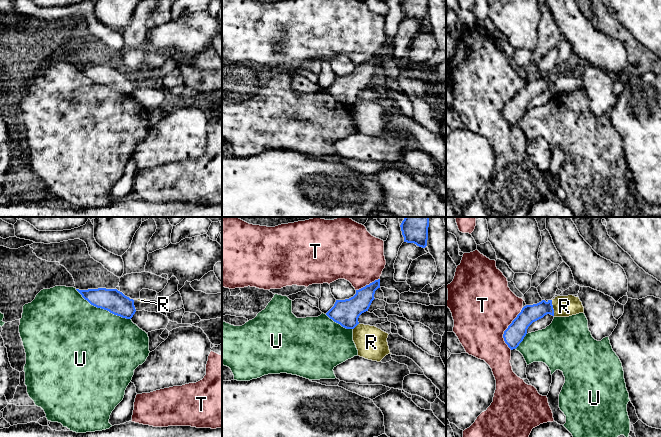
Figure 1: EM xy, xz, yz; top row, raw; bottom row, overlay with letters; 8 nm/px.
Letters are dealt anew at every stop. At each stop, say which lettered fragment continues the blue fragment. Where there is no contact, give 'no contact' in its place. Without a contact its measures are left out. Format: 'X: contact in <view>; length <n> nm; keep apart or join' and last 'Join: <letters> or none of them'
R: contact in yz; length 120 nm; keep apart
T: contact in yz; length 360 nm; keep apart
U: contact in xy; length 500 nm; keep apart
Join: none of them

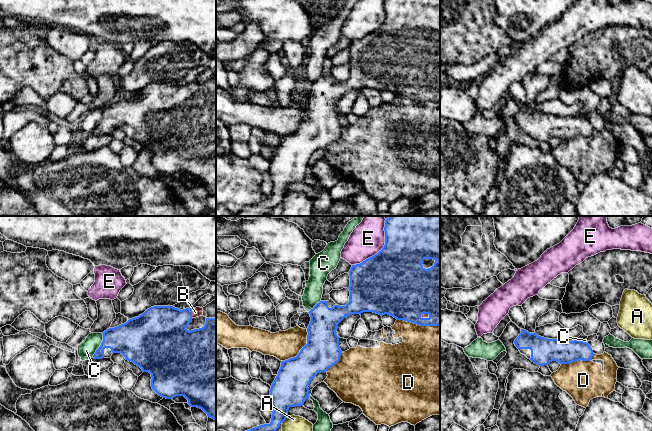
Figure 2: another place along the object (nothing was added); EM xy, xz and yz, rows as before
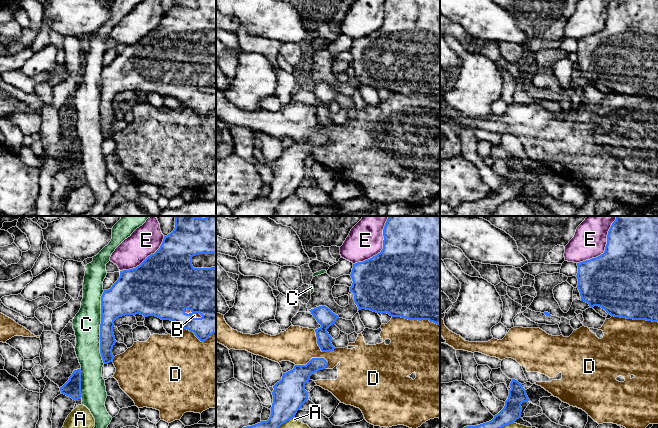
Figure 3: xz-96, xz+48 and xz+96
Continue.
A: contact in xz; length 80 nm; keep apart
B: contact in xy; length 80 nm; join
C: contact in xy; length 220 nm; keep apart
D: contact in xz; length 340 nm; keep apart
E: contact in xz; length 460 nm; keep apart
Join: B

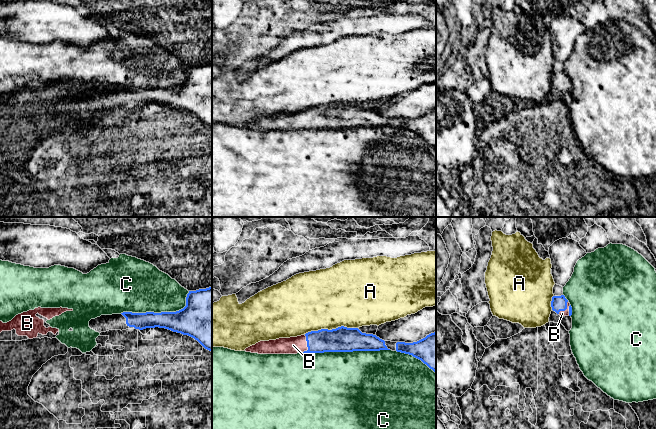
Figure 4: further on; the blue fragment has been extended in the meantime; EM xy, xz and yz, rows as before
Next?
A: contact in xz; length 420 nm; keep apart
B: contact in yz; length 130 nm; join
C: contact in xz; length 700 nm; keep apart
Join: B

